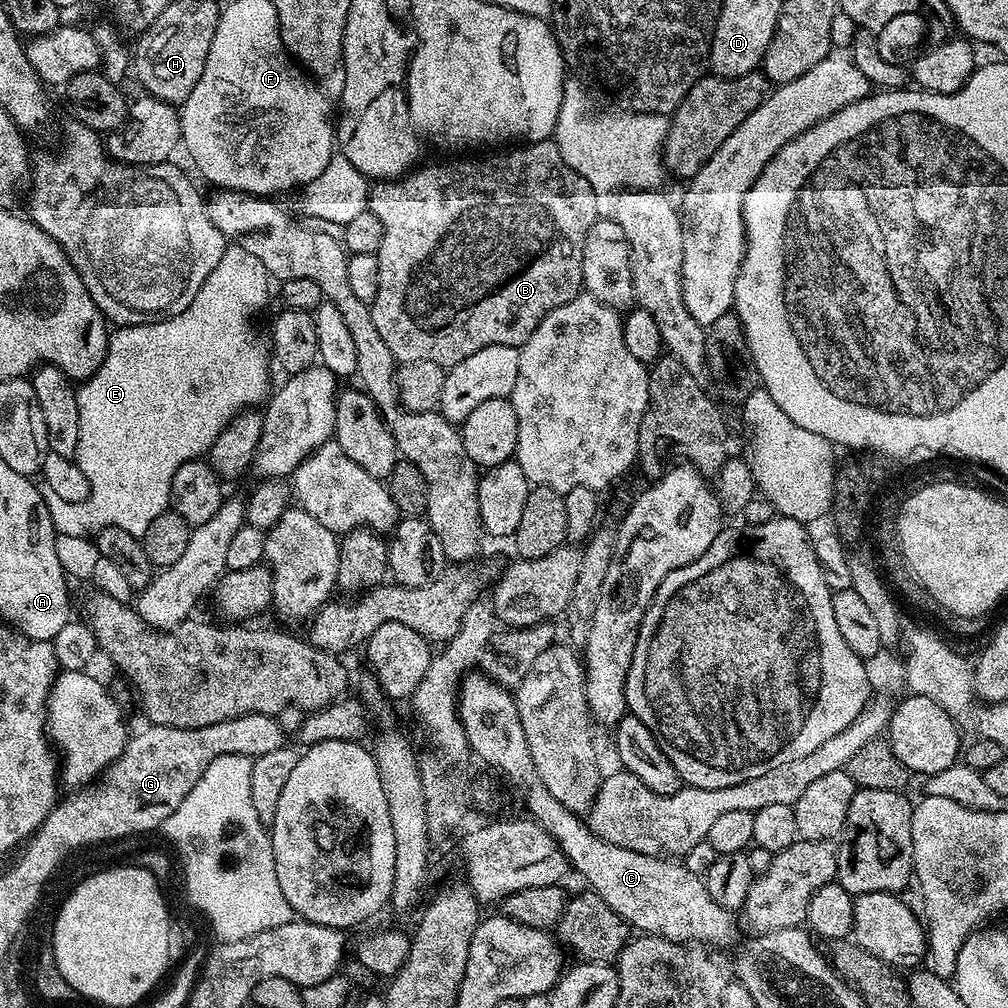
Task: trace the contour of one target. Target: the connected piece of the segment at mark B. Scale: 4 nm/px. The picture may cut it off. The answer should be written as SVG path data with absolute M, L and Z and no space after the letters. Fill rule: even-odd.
M555 139L537 140L513 148L516 148L513 152L504 152L501 156L488 156L485 160L456 160L460 158L452 158L449 164L428 164L425 168L417 167L415 170L409 171L399 178L382 180L373 183L371 187L369 187L367 211L375 214L378 222L382 224L382 246L378 246L378 250L376 251L376 257L378 258L378 294L372 299L370 307L372 317L374 318L374 326L378 326L378 334L382 334L382 342L386 342L386 346L390 346L390 354L394 354L394 358L400 364L438 362L438 366L442 366L447 370L453 368L458 362L462 362L462 358L470 358L470 354L478 354L478 350L482 350L486 346L510 346L511 348L519 348L521 344L527 342L530 334L534 334L534 330L544 321L546 314L558 310L558 306L562 306L566 302L573 300L574 297L580 295L584 287L582 276L583 247L586 246L587 232L594 226L598 219L598 213L596 213L598 193L588 179L573 170L566 162L566 158L562 158Z

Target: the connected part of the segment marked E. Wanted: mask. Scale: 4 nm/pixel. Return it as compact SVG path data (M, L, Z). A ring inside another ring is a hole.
M228 246L225 247L222 258L218 258L218 266L214 266L214 270L210 270L210 274L198 290L194 302L190 302L190 306L186 306L186 310L182 310L182 314L171 316L169 320L158 320L154 324L125 324L117 327L109 335L106 358L102 362L102 366L98 366L98 370L93 376L89 380L83 381L76 389L78 450L74 459L77 466L81 468L82 474L86 474L86 482L90 482L90 494L82 502L62 502L62 498L58 498L58 494L53 492L48 492L46 496L52 521L61 537L92 538L106 526L118 526L118 530L127 530L129 534L142 538L146 534L150 522L154 522L154 518L158 518L158 514L169 511L170 482L174 478L174 474L178 474L178 466L191 460L201 459L211 448L212 443L216 441L218 434L222 434L225 426L239 412L255 409L269 399L268 360L270 364L270 348L265 341L264 344L260 341L259 336L252 329L252 319L255 318L256 311L268 300L268 284L270 285L270 277L266 266L262 266L262 262L258 262L258 258L254 258L254 254L250 254L239 246Z

